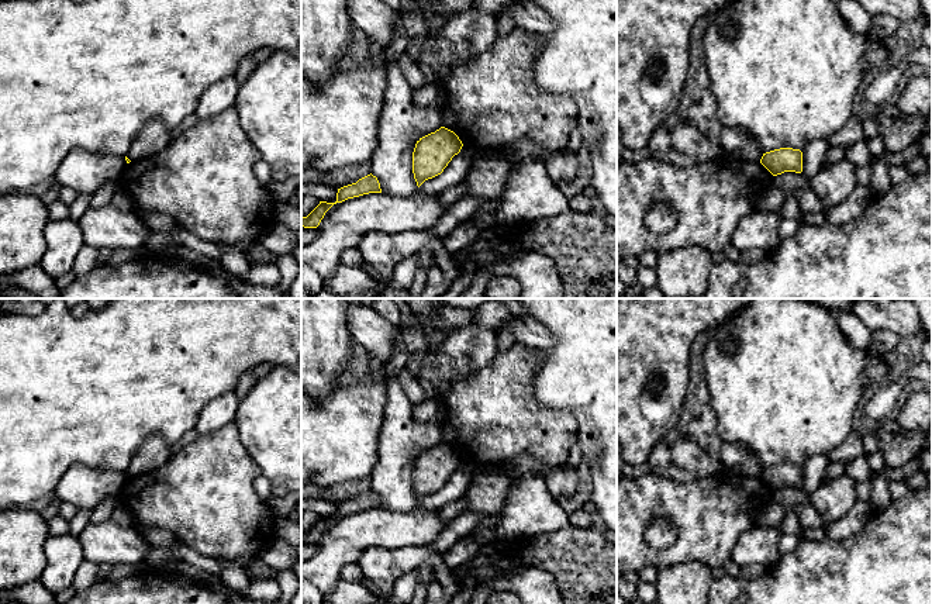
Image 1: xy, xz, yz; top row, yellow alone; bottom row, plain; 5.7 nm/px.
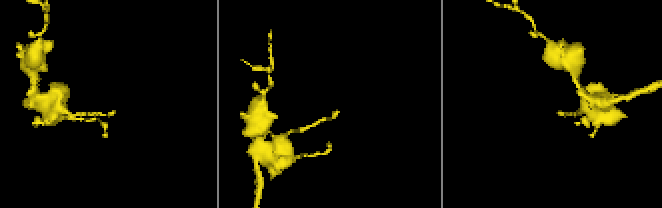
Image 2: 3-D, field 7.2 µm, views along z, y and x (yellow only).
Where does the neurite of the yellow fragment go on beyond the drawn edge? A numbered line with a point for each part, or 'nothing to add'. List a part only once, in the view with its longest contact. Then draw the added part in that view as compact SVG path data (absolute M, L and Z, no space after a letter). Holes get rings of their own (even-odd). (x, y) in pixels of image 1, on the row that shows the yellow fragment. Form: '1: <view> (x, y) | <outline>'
nothing to add

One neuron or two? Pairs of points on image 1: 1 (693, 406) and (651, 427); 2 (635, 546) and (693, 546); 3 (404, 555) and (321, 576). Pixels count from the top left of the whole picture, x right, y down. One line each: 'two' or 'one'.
1: two
2: one
3: two

